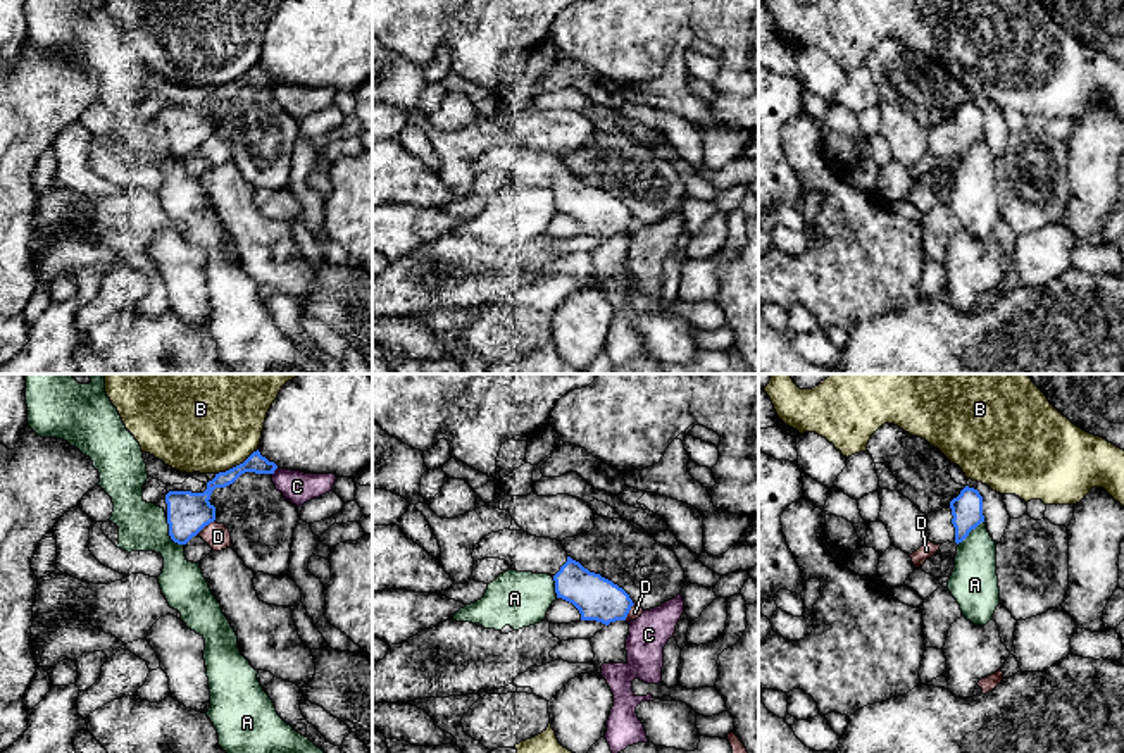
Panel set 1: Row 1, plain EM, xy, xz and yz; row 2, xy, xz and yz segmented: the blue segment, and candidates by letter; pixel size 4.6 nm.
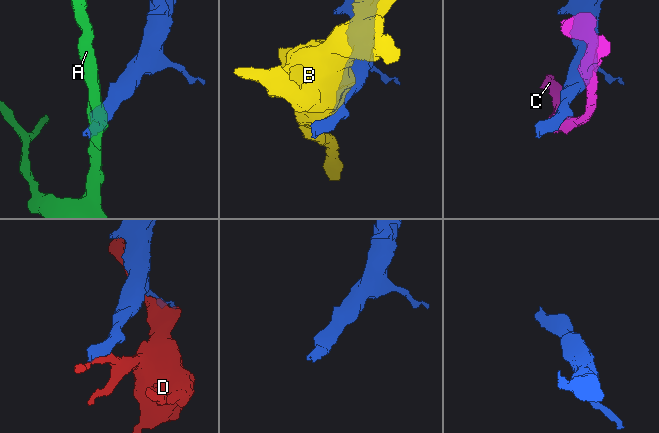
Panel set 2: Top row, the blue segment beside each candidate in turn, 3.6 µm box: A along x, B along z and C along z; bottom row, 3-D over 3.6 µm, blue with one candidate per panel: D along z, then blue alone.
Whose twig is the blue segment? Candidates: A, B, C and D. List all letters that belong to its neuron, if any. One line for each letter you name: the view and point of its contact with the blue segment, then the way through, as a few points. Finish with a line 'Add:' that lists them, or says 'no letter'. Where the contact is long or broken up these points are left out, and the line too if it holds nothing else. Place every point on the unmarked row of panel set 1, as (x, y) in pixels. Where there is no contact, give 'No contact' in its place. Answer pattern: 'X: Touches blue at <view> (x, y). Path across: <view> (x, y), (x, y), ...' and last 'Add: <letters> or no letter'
Add: no letter

